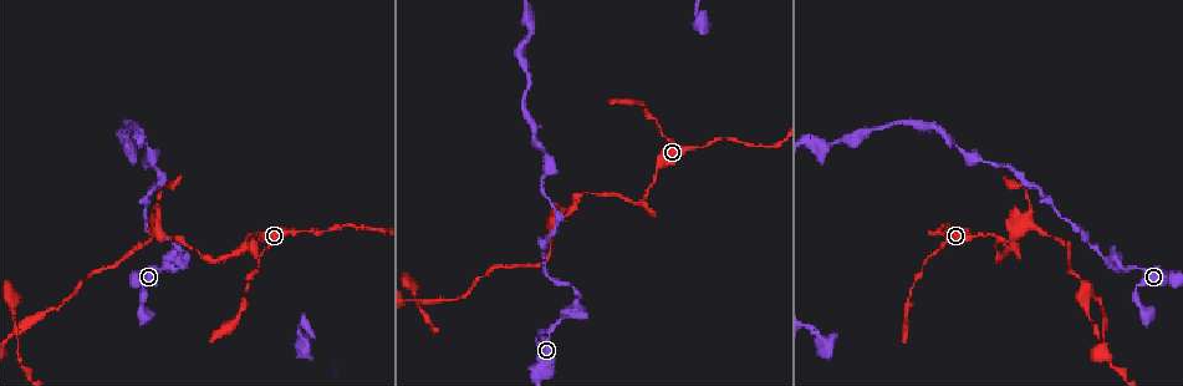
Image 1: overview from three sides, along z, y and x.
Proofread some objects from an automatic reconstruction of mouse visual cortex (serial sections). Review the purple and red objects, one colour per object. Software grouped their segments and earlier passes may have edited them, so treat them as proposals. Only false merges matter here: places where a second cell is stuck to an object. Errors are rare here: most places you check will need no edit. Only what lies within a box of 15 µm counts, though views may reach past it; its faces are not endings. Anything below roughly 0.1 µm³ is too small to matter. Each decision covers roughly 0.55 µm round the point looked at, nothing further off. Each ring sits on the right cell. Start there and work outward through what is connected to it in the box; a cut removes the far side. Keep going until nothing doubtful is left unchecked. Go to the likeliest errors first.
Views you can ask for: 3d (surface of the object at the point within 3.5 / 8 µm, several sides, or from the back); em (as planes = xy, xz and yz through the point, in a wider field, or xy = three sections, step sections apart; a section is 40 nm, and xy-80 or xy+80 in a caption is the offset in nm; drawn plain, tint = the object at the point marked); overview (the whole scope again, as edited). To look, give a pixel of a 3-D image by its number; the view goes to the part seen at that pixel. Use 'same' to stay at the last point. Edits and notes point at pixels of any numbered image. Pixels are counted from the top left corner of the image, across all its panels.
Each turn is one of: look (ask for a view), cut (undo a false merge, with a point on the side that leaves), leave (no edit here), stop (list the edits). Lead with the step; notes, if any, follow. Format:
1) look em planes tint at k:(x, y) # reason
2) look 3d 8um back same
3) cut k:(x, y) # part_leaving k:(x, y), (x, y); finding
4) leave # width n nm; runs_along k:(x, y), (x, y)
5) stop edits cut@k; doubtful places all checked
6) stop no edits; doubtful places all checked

look 3d 3.5um at 1:(640, 204) # sharp bend

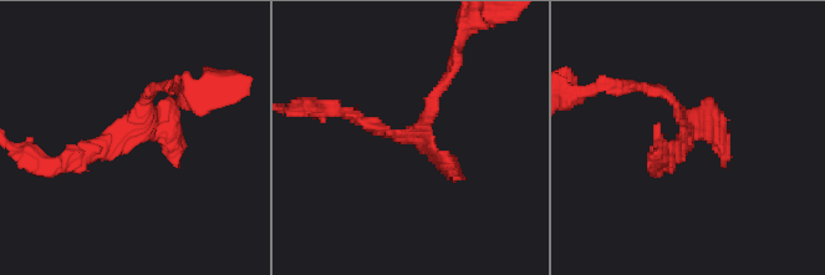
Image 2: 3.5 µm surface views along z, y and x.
leave # runs_along 2:(164, 85), (133, 131), (69, 157); continuous, no second cell

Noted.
look 3d 3.5um at 1:(330, 231) # narrows sharply

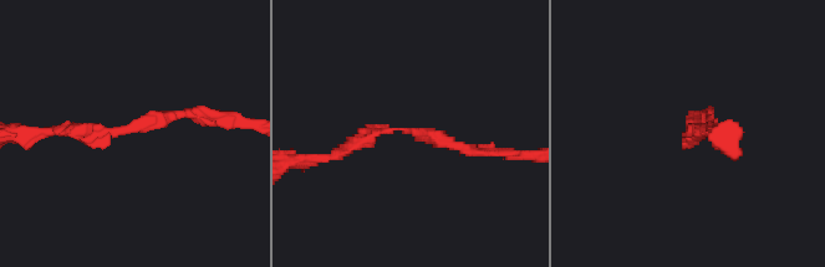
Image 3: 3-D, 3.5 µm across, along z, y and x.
look em xy step 3 tint at 3:(127, 131) # arm_widths 150, 150 nm; now the EM

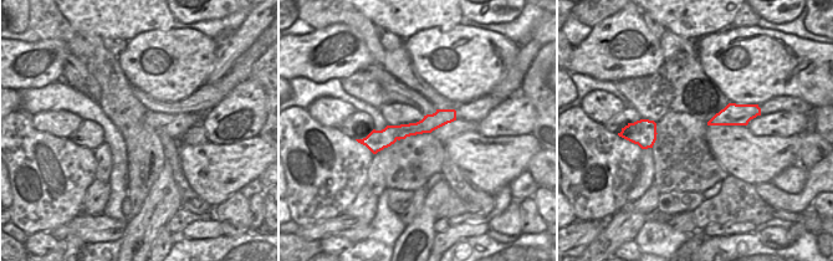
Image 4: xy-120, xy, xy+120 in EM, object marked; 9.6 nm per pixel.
leave # runs_along 3:(56, 129), (102, 140), (167, 114), (205, 114); continuous, no second cell

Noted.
look 3d 8um at 1:(998, 253) # sharp bend

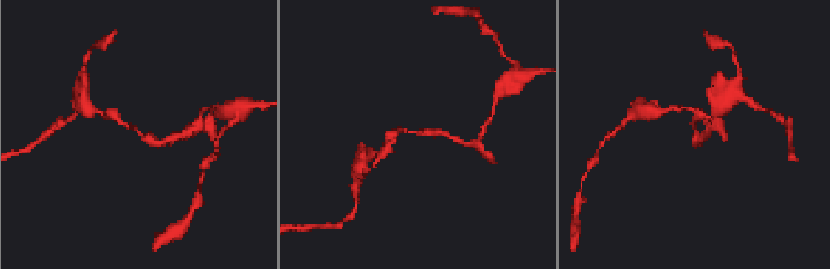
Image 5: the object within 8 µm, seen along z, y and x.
look 3d 3.5um at 5:(412, 132) # closer look

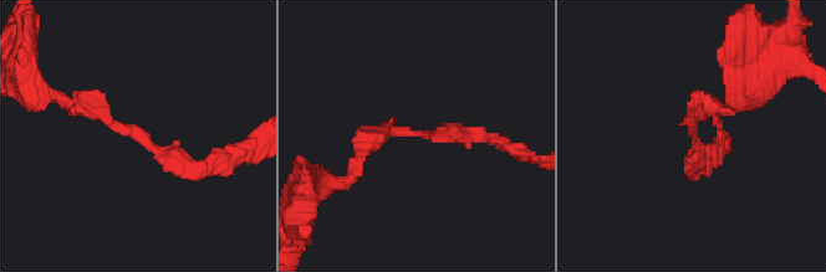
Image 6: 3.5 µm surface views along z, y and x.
leave # arm_widths 200, 200 nm; runs_along 6:(210, 164), (184, 164), (100, 107), (81, 107); all the same cell

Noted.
look 3d 3.5um at 1:(565, 314) # thick turns thin

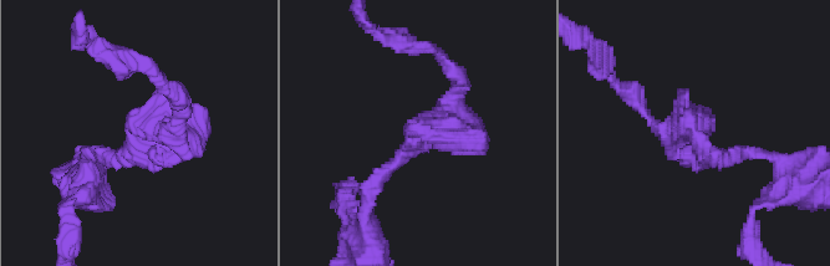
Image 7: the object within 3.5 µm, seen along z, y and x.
look em xy step 3 tint at 7:(698, 142)

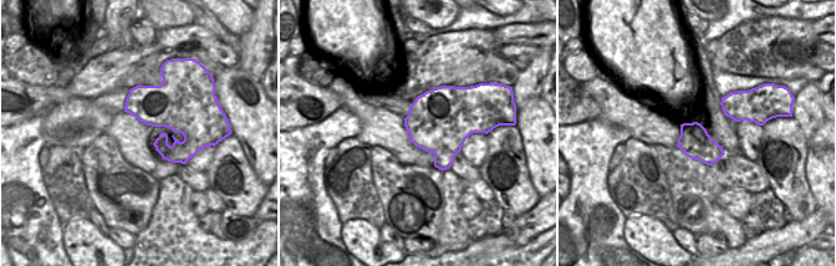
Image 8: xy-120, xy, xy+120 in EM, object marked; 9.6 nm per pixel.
leave # runs_along 7:(368, 194), (449, 112), (457, 83); all the same cell

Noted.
look 3d 3.5um at 1:(1027, 221) # sharp bend

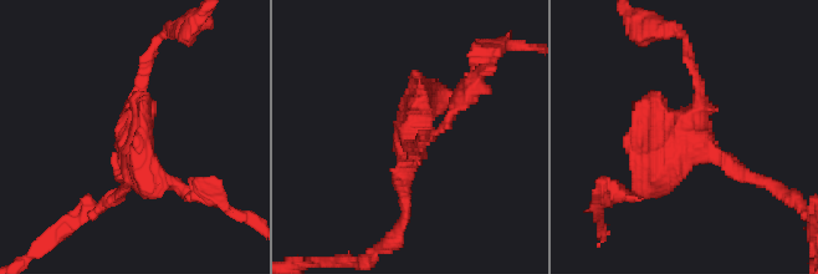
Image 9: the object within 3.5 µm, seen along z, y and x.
look em xy step 5 tint at 9:(684, 136) # need the tissue

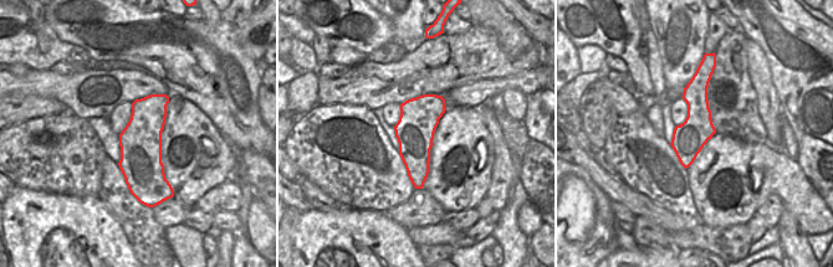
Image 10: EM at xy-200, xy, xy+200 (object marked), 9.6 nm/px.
leave # runs_along 9:(453, 100), (414, 108), (403, 198); continuous, no second cell

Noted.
look 3d 3.5um at 1:(1104, 329) # four-way junction

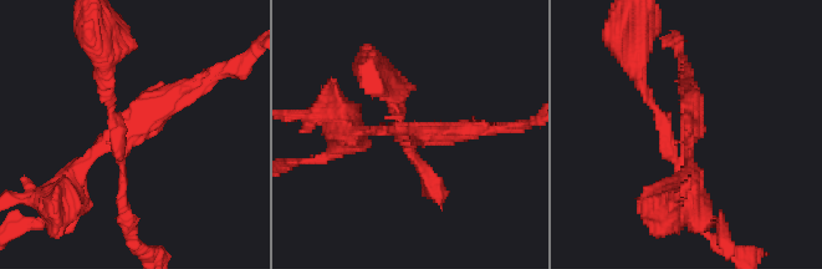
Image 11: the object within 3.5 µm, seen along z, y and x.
look em xy step 3 tint at 11:(693, 138) # now the EM

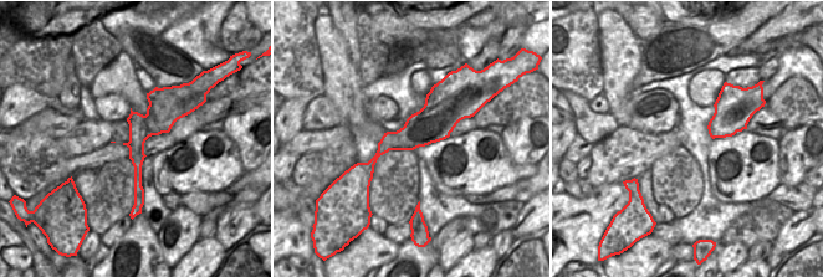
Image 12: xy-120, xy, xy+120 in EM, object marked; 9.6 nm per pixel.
cut 11:(122, 196) # arm_widths 150, 150, 150, 250 nm; part_leaving 11:(118, 140), (103, 86), (103, 36); two cells meet here

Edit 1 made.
stop edits cut@11; doubtful places all checked

